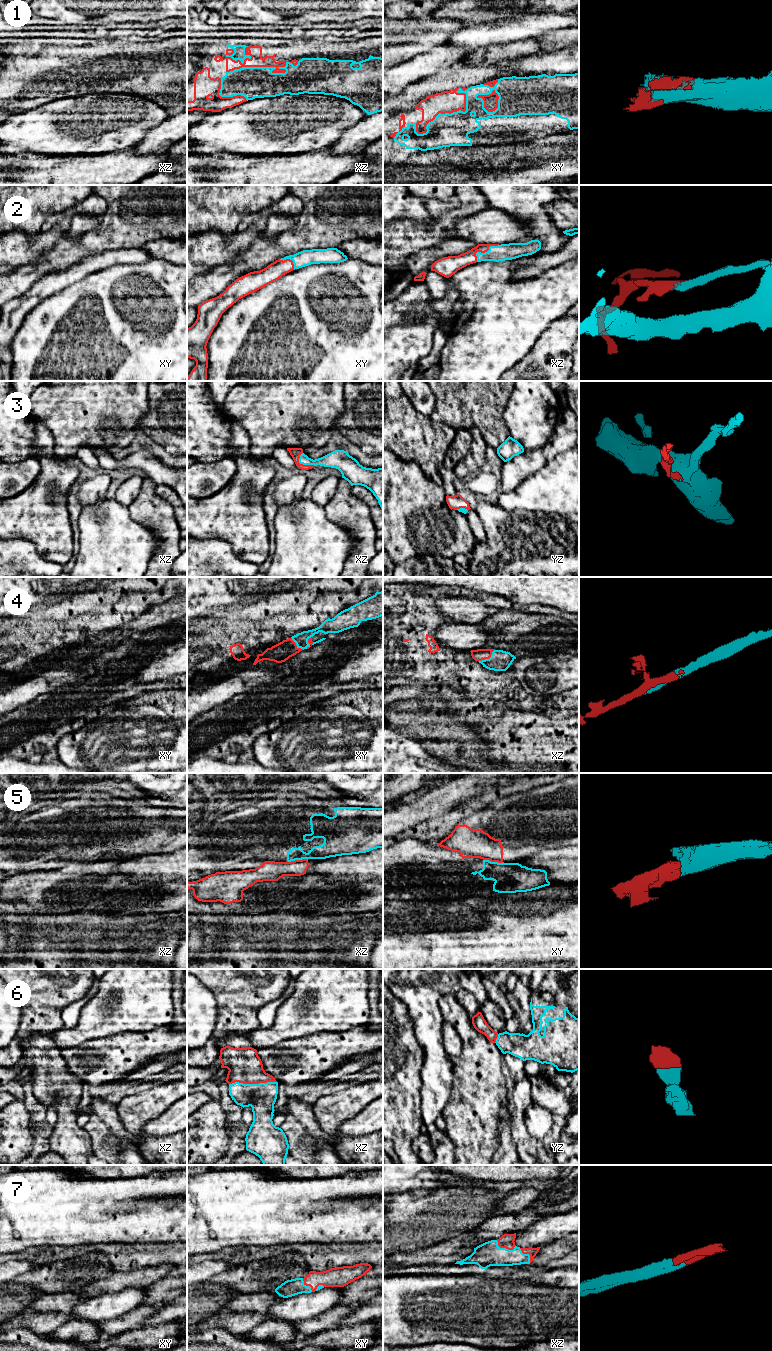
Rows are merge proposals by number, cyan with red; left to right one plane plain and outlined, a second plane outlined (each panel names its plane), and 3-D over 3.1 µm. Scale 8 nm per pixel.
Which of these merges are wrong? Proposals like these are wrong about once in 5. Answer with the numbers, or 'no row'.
5

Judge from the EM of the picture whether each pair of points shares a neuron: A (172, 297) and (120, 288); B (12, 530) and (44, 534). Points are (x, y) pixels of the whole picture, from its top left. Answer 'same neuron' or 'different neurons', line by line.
A: same neuron
B: same neuron

